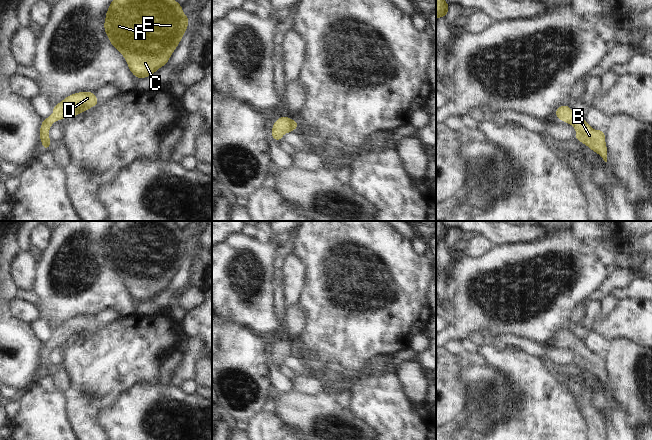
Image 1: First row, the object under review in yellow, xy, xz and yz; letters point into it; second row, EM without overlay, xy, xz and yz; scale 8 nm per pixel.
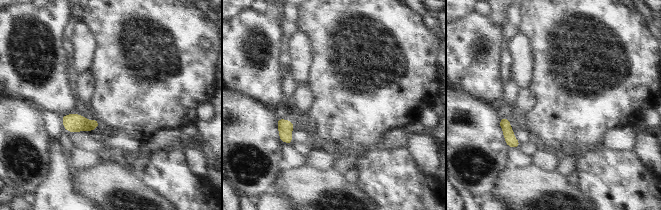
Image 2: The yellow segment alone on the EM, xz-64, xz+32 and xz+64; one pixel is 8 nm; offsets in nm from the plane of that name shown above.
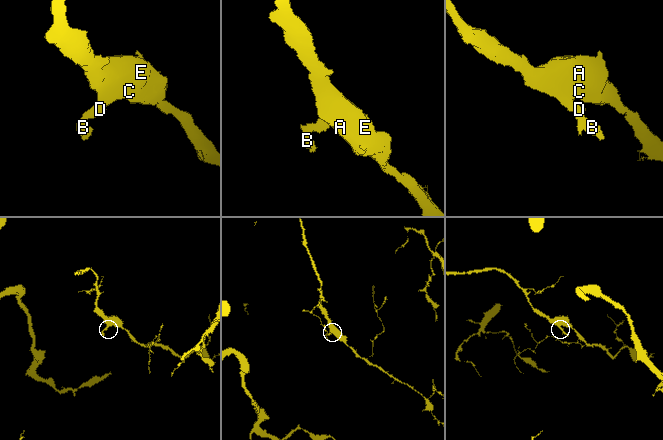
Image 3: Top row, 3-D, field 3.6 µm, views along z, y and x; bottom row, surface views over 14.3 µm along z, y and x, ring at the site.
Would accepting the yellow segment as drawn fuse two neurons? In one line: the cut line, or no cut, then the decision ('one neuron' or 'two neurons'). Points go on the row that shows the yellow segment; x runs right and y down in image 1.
no cut | one neuron

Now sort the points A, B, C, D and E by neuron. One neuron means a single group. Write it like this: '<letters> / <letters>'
A B C D E

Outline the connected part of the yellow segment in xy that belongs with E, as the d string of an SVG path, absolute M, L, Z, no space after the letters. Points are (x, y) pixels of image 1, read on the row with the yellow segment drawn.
M112 0L104 20L104 32L123 55L130 72L142 79L166 66L189 25L182 4L175 0Z

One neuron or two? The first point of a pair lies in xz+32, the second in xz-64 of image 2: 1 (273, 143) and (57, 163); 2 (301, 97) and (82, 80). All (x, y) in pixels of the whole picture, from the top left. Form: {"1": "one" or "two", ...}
{"1": "two", "2": "one"}

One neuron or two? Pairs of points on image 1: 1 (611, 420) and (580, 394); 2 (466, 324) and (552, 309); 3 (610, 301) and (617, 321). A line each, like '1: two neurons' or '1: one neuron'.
1: two neurons
2: one neuron
3: two neurons

